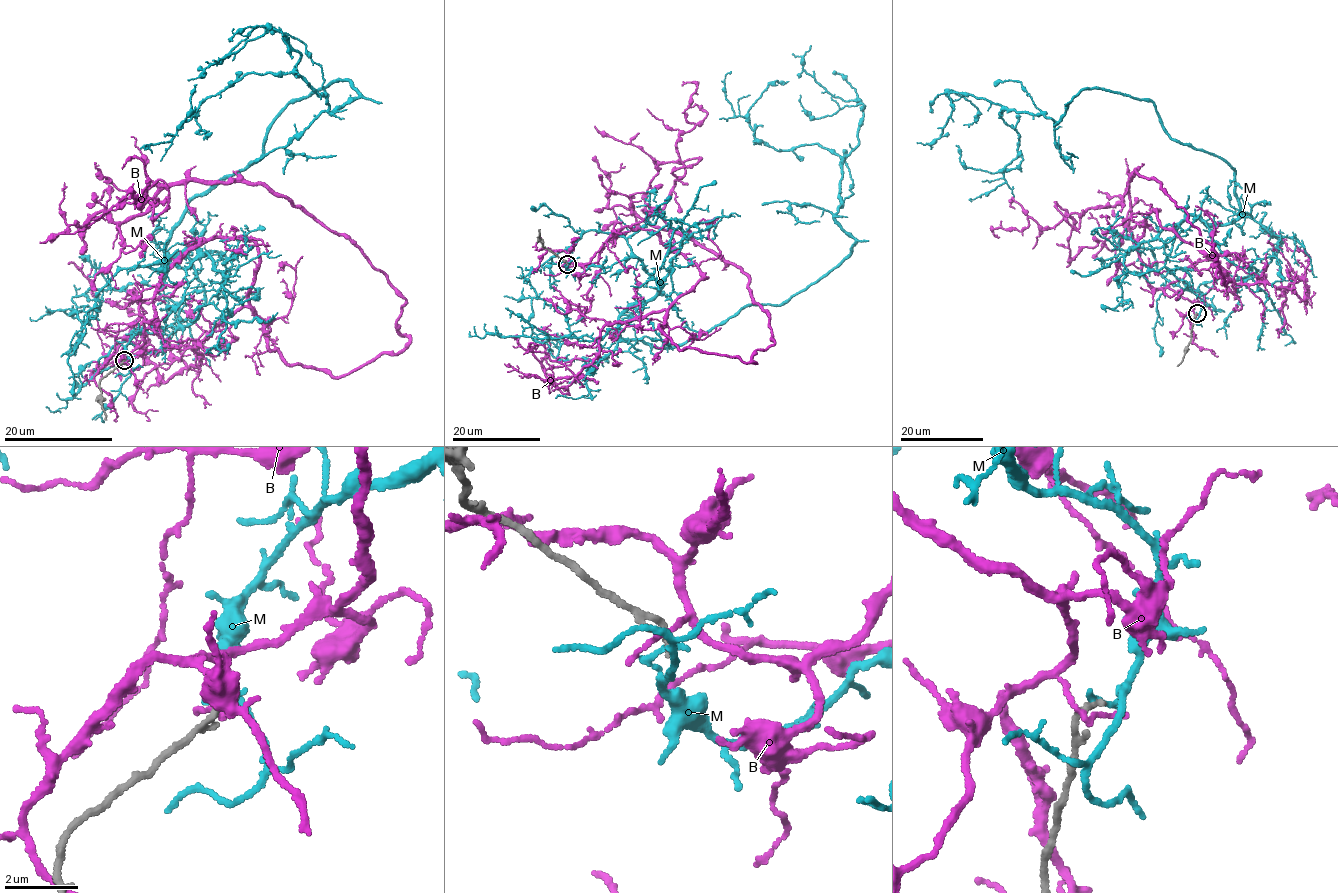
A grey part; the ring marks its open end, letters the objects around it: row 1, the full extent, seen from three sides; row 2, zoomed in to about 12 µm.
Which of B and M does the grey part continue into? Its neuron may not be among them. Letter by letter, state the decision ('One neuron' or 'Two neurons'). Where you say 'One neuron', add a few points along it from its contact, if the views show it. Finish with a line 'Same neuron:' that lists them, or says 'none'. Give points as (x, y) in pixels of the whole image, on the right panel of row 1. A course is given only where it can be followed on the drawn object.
B: Two neurons
M: Two neurons
Same neuron: none

